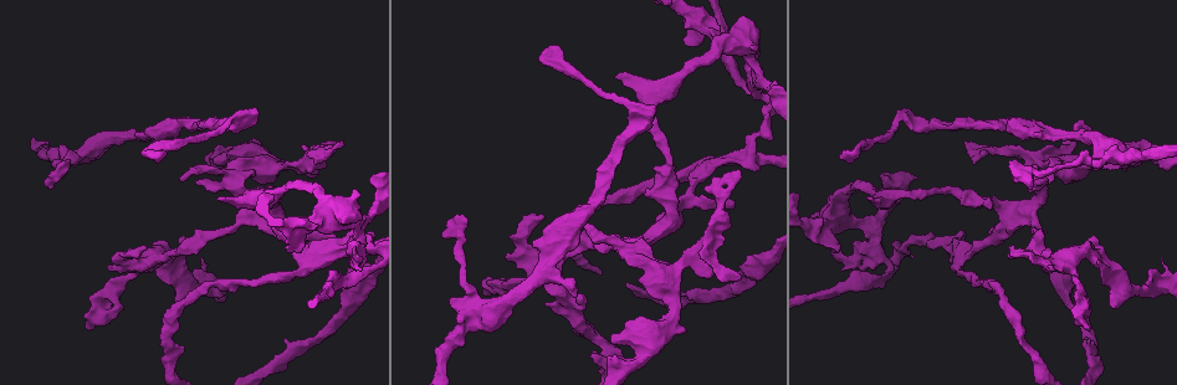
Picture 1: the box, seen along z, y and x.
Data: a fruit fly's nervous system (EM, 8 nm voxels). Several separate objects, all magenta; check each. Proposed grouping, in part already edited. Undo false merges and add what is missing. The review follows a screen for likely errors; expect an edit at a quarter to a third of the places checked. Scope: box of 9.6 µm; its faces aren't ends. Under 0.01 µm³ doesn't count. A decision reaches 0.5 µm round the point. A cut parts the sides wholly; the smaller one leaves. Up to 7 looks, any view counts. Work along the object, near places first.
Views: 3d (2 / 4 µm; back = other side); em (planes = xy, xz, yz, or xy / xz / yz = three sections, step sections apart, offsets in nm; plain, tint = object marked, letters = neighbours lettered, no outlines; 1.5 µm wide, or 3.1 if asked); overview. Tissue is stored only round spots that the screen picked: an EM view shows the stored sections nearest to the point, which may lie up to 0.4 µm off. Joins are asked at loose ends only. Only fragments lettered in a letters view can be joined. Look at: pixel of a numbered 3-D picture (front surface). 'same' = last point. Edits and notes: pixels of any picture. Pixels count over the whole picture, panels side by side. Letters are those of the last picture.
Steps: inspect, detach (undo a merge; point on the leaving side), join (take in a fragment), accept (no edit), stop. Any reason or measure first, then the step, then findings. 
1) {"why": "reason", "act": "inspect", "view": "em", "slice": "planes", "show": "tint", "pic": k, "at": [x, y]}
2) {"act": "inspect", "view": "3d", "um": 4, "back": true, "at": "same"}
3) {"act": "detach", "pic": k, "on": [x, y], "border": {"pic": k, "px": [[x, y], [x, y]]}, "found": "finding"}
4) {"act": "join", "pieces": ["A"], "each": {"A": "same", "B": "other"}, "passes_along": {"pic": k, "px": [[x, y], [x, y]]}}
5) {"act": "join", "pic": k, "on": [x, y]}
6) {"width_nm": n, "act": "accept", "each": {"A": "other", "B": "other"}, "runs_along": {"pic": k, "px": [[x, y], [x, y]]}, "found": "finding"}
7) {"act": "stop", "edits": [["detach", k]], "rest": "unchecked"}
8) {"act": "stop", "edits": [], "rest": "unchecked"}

{"why": "free end", "act": "inspect", "view": "em", "slice": "planes", "show": "plain", "pic": 1, "at": [54, 163]}

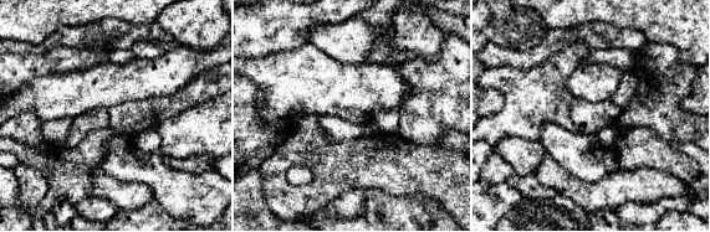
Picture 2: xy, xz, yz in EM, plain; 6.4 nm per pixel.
{"act": "inspect", "view": "em", "slice": "planes", "show": "letters", "at": "same"}

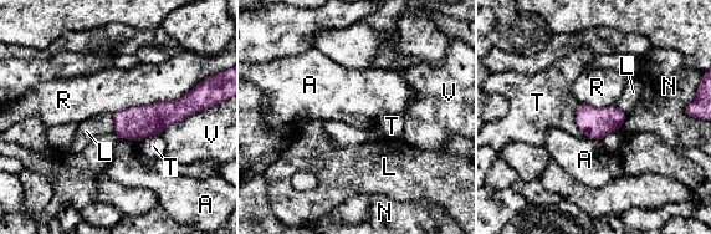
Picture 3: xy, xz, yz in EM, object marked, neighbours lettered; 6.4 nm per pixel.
{"act": "accept", "each": {"A": "other", "L": "other", "N": "other", "R": "other", "T": "other", "V": "other"}, "found": "no lettered fragment goes on from it"}

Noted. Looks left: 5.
{"why": "thick turns thin", "act": "inspect", "view": "em", "slice": "planes", "show": "tint", "pic": 1, "at": [553, 233]}

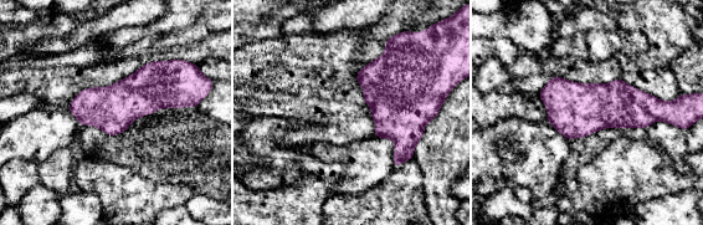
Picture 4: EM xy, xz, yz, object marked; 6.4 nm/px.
{"why": "what lies round it", "act": "inspect", "view": "em", "slice": "planes", "show": "letters", "at": "same"}

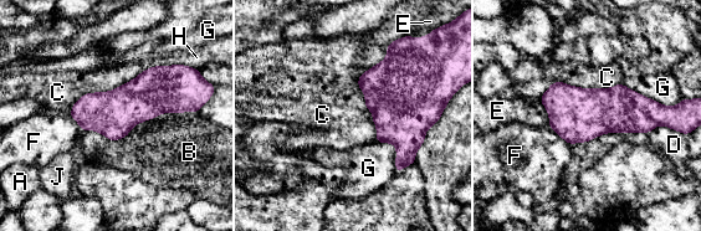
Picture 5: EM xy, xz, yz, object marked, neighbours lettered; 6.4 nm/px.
{"longest_contact_nm": ["G", 400], "act": "accept", "each": {"A": "other", "B": "other", "C": "other", "D": "other", "E": "other", "F": "other", "G": "other", "H": "other", "J": "other"}, "border": {"pic": 5, "px": [[114, 87], [83, 93], [68, 113]]}, "found": "one neuron here"}

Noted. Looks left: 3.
{"why": "branch stops here", "act": "inspect", "view": "em", "slice": "xy", "step": 8, "show": "plain", "pic": 1, "at": [741, 278]}

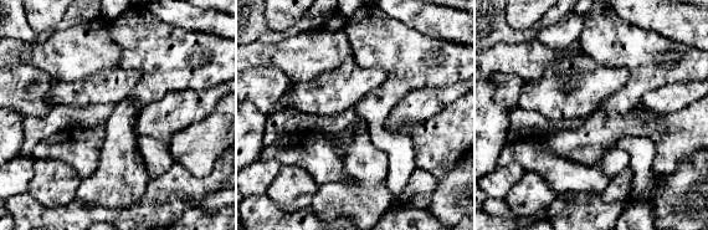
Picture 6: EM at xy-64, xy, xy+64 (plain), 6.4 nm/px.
{"act": "inspect", "view": "em", "slice": "xy", "step": 8, "show": "letters", "at": "same"}

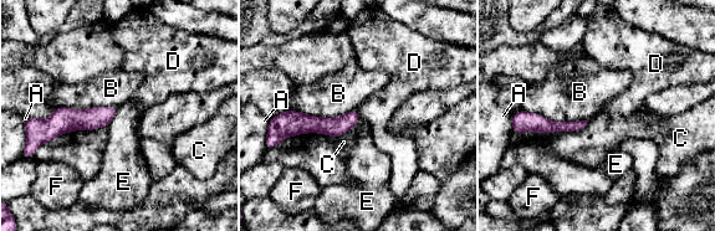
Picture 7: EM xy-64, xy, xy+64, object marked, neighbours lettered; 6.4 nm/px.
{"act": "accept", "each": {"A": "other", "B": "other", "C": "other", "D": "other", "E": "other", "F": "other"}, "runs_along": {"pic": 7, "px": [[355, 113], [341, 124], [284, 122]]}, "found": "none of them fits"}

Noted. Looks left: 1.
{"act": "stop", "edits": [], "rest": "unchecked"}

